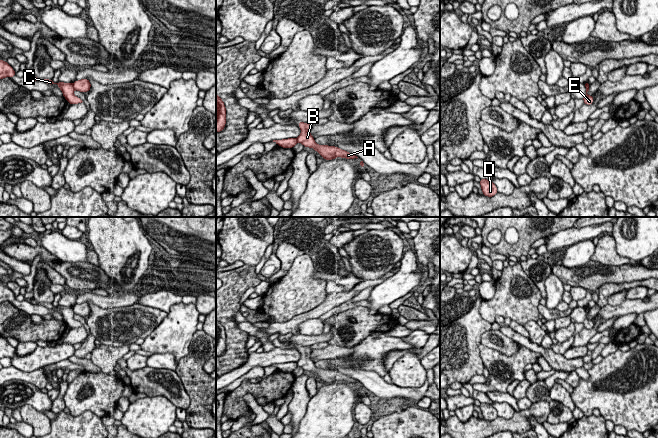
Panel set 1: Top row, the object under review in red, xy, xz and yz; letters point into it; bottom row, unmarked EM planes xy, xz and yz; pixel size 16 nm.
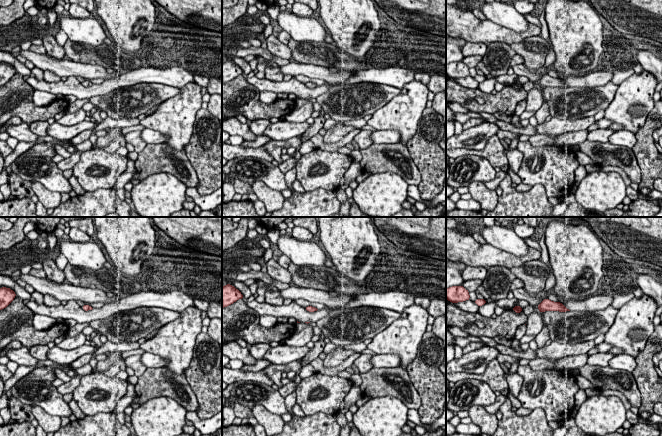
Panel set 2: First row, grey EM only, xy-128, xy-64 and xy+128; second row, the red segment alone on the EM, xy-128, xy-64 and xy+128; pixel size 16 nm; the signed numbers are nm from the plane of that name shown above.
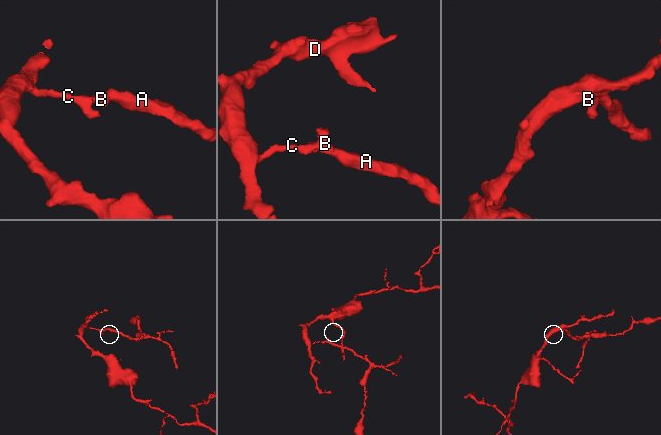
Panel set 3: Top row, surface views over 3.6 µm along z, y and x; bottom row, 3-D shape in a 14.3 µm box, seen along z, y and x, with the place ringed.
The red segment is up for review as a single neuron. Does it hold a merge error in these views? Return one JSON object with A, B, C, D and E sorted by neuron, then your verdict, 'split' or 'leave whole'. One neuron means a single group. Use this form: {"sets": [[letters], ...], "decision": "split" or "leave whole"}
{"sets": [["A", "B"], ["C", "D", "E"]], "decision": "split"}

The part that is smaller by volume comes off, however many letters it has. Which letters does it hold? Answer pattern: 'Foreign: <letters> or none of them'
Foreign: A, B

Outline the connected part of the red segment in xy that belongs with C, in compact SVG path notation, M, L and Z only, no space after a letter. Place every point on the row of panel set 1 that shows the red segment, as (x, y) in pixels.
M32 75L30 77L30 79L32 79L34 81L42 81L42 82L45 82L45 83L47 83L49 85L57 84L59 89L62 91L64 98L71 105L83 102L79 97L74 95L74 87L73 87L72 83L64 83L64 82L54 83L53 80L50 80L50 79L40 79L40 78L35 77L34 75Z

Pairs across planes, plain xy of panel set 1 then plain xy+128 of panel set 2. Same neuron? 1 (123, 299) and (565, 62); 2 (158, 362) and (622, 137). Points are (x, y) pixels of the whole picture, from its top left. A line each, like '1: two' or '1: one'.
1: two
2: one

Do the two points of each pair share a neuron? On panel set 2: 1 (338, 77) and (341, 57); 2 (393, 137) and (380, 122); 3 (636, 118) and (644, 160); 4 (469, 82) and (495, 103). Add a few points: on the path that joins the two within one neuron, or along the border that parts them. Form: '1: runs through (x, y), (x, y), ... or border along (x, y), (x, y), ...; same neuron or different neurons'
1: border along (340, 69), (353, 71); different neurons
2: border along (375, 129), (396, 130), (399, 133), (400, 142); different neurons
3: border along (651, 110), (645, 123), (634, 133); different neurons
4: border along (456, 81), (461, 86), (477, 88); different neurons

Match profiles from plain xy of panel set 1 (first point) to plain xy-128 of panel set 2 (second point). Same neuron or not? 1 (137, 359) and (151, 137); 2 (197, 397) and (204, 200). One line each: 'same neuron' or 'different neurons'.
1: different neurons
2: different neurons

